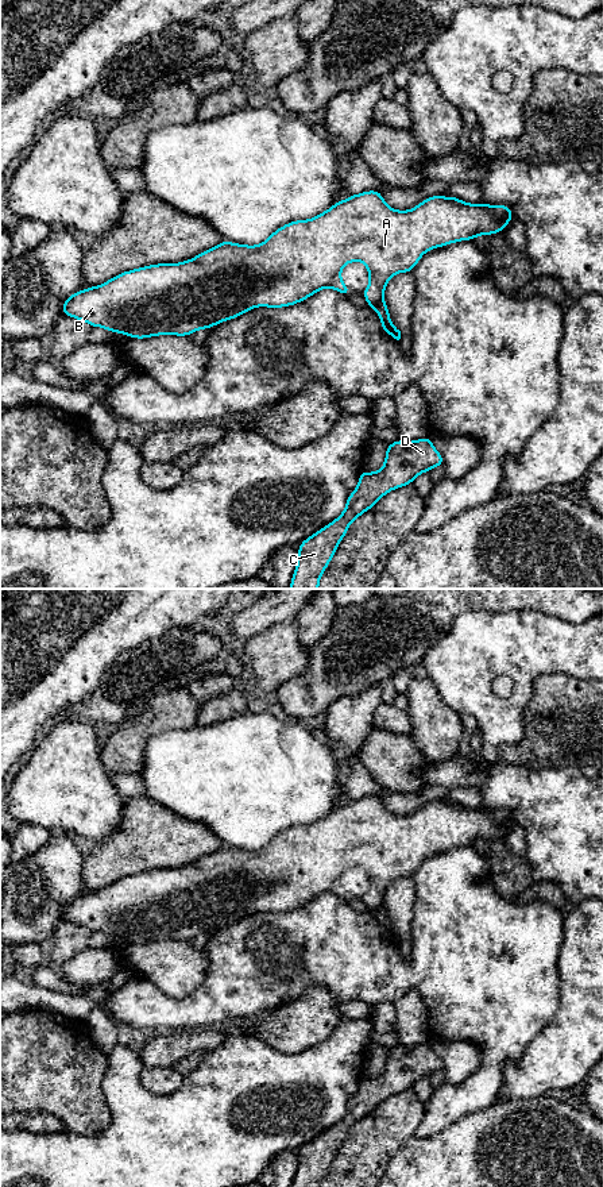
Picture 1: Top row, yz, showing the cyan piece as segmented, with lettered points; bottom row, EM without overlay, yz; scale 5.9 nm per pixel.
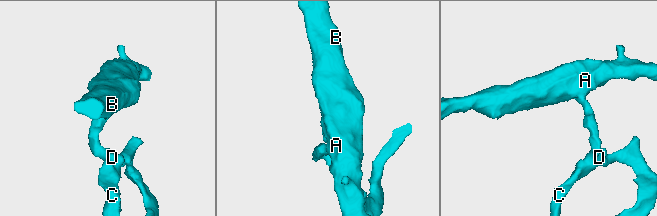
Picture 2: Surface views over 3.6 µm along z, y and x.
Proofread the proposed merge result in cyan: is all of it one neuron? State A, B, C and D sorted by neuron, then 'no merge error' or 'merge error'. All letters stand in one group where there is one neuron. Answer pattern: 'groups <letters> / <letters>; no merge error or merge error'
groups A B / C D; merge error

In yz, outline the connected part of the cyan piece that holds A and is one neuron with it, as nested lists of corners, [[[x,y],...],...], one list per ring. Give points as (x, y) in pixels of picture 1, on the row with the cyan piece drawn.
[[[379,190],[351,194],[337,201],[325,212],[309,219],[287,223],[274,231],[268,239],[256,246],[223,240],[216,247],[179,263],[158,263],[117,274],[98,286],[77,290],[62,304],[62,313],[82,320],[90,327],[101,327],[136,339],[159,335],[189,336],[190,334],[256,308],[282,308],[305,301],[324,288],[332,288],[349,296],[349,288],[341,281],[341,270],[347,263],[360,261],[366,265],[370,284],[363,290],[368,307],[383,301],[387,281],[398,273],[413,271],[421,257],[433,248],[455,242],[473,240],[478,235],[492,235],[503,231],[514,216],[509,205],[469,204],[457,197],[441,194],[425,199],[409,211],[390,208]]]

